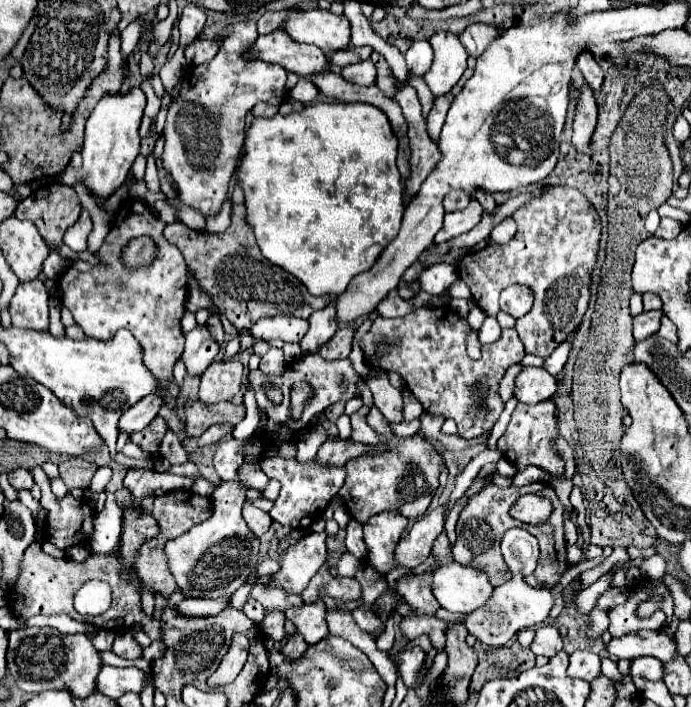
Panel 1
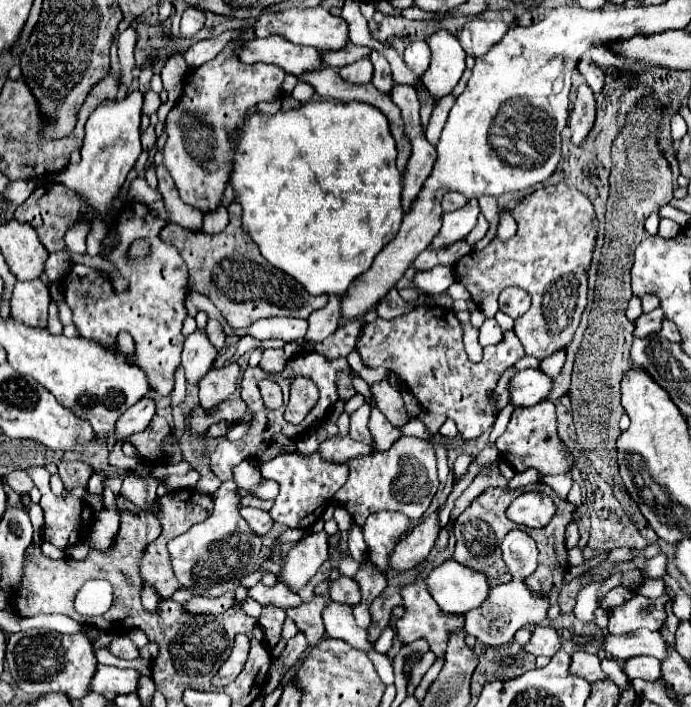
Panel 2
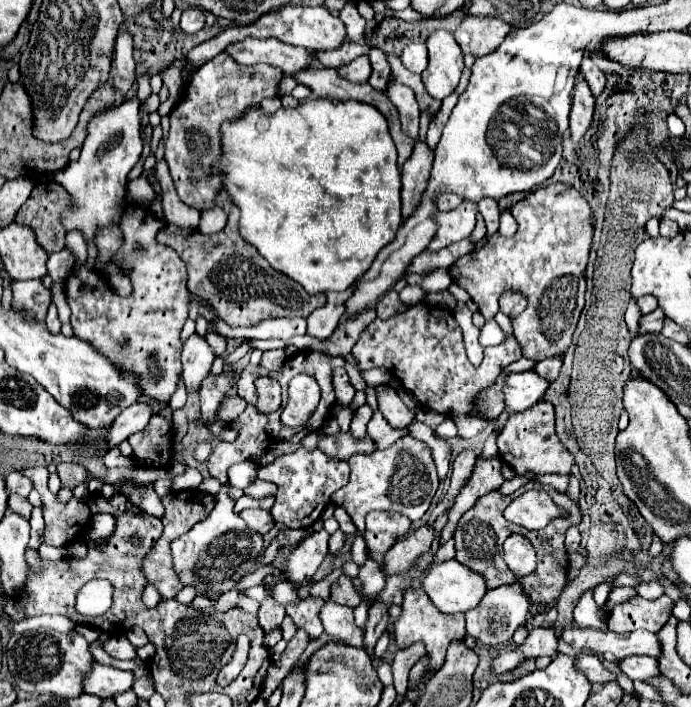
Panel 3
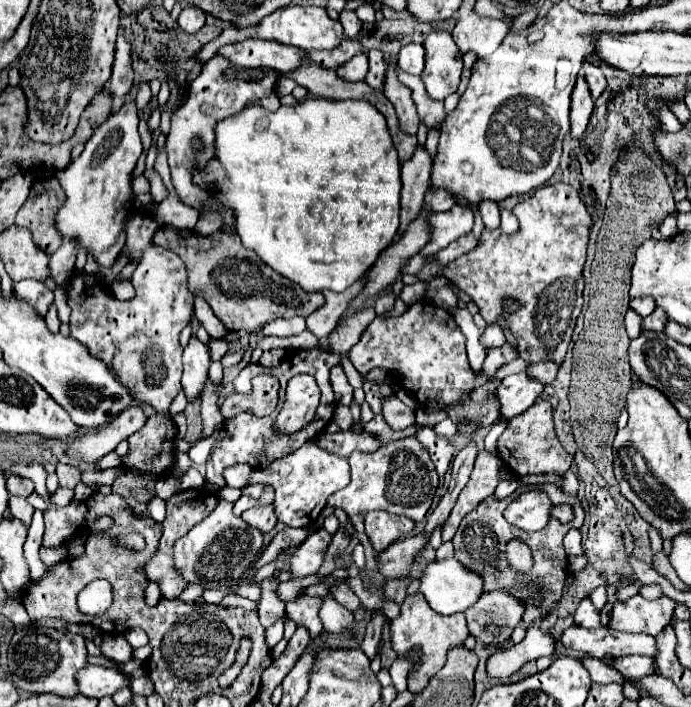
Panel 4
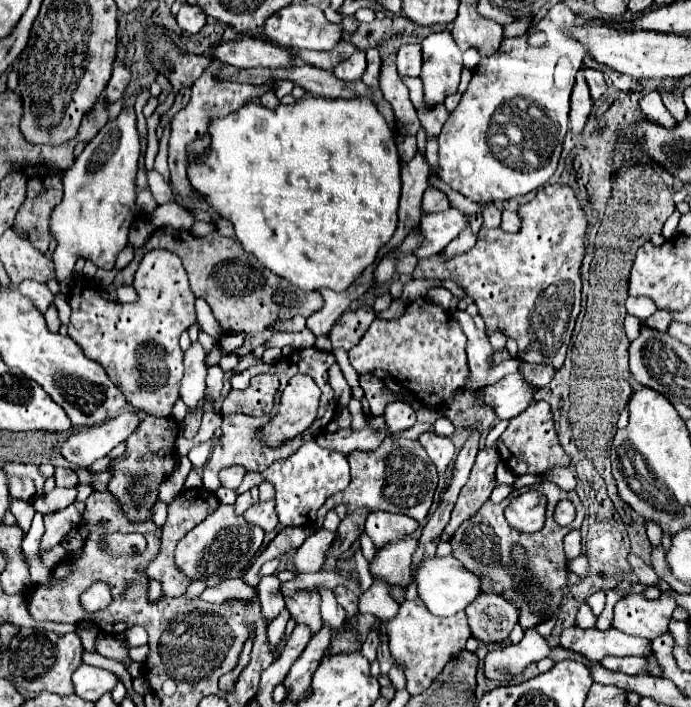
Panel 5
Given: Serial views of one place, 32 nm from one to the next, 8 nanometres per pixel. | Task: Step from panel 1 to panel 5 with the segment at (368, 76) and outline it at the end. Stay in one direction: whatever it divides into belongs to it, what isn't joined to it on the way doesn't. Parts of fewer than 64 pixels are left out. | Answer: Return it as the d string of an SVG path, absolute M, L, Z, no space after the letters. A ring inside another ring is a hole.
M362 50L354 52L354 56L338 64L332 72L340 76L340 80L360 80L362 74L366 72L366 54Z

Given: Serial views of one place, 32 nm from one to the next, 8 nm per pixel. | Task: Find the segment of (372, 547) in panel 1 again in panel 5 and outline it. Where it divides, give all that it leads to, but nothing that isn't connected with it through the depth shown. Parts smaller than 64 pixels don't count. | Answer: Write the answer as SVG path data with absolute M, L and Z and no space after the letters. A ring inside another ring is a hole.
M370 512L366 518L366 534L380 550L392 542L398 542L402 536L410 536L418 528L418 522L408 516L388 514L388 512Z

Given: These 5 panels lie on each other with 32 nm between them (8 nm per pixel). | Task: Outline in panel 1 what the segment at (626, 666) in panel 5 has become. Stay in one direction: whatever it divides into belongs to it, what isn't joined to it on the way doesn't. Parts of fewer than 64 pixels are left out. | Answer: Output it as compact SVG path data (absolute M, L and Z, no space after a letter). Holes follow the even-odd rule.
M648 656L632 660L630 676L642 676L646 680L662 680L664 678L664 664L656 658L648 658Z

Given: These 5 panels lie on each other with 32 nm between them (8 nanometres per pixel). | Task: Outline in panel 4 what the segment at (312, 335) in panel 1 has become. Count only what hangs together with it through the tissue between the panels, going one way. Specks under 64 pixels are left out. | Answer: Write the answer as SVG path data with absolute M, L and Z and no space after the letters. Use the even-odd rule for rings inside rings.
M362 280L354 282L348 290L344 290L342 294L336 294L332 290L324 290L322 294L326 296L326 304L322 308L318 308L316 312L312 312L308 318L306 318L306 324L308 324L308 330L316 336L316 338L326 338L330 336L330 332L336 328L336 324L340 322L340 318L348 312L348 300L352 300L360 288L362 288Z

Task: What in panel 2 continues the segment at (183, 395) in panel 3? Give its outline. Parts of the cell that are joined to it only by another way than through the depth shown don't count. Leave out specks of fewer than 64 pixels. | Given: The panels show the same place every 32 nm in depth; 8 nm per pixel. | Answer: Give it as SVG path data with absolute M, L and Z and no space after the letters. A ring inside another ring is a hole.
M180 366L175 372L175 387L172 392L171 406L177 407L186 396L186 379L184 368Z

